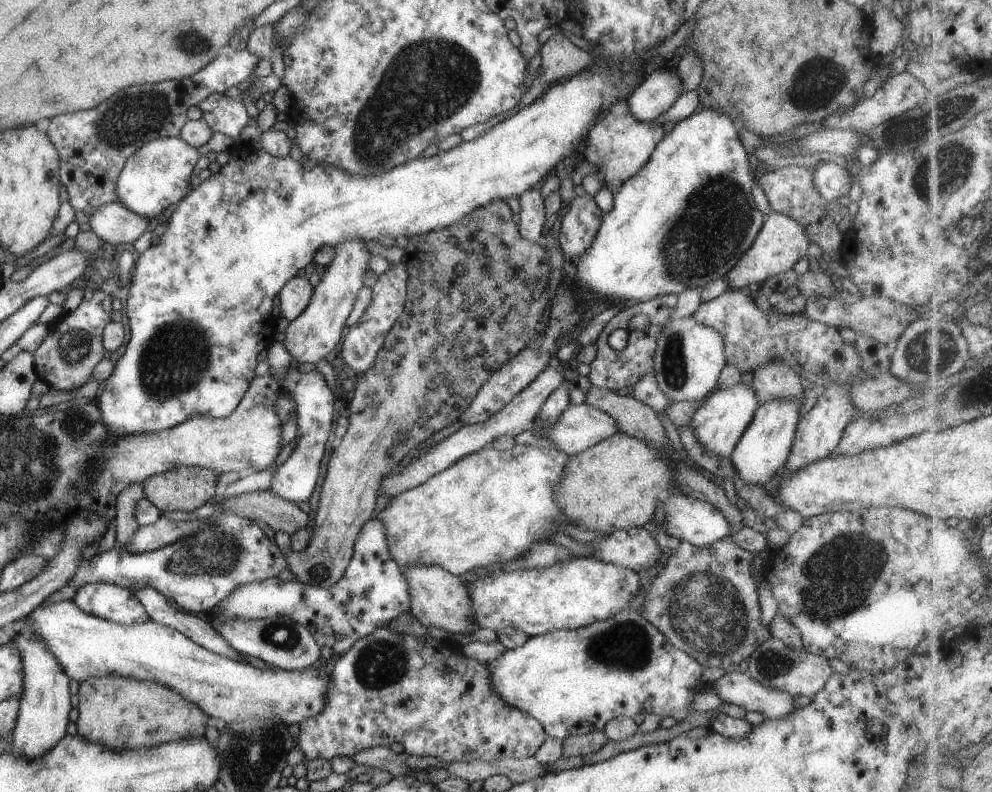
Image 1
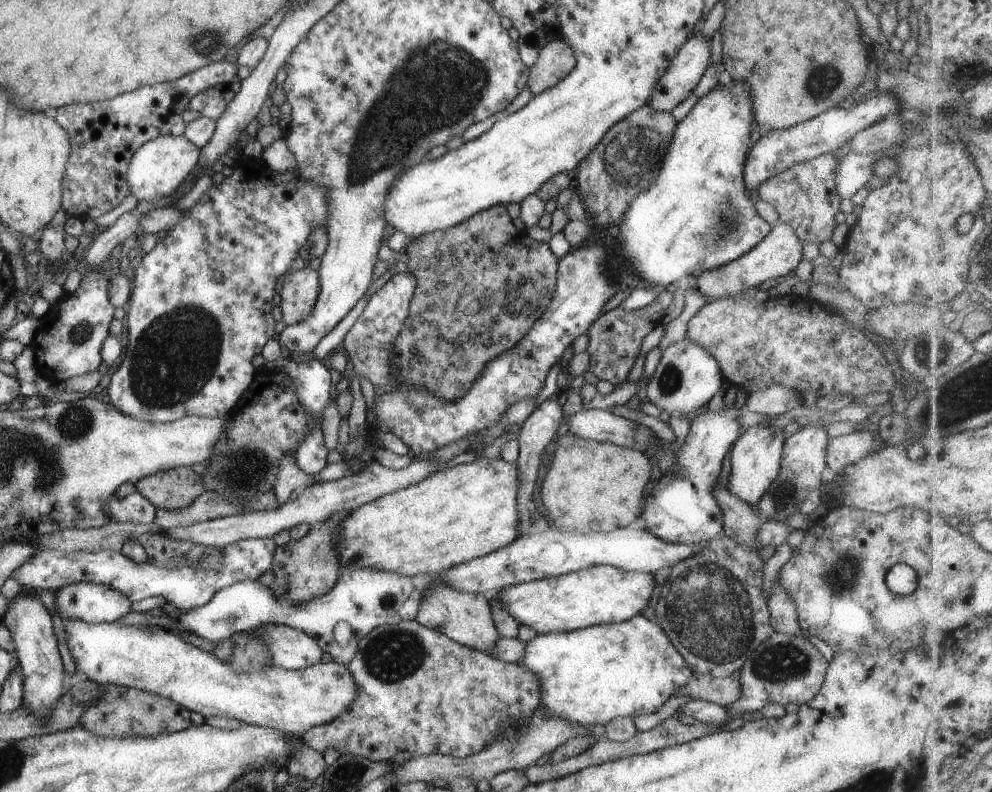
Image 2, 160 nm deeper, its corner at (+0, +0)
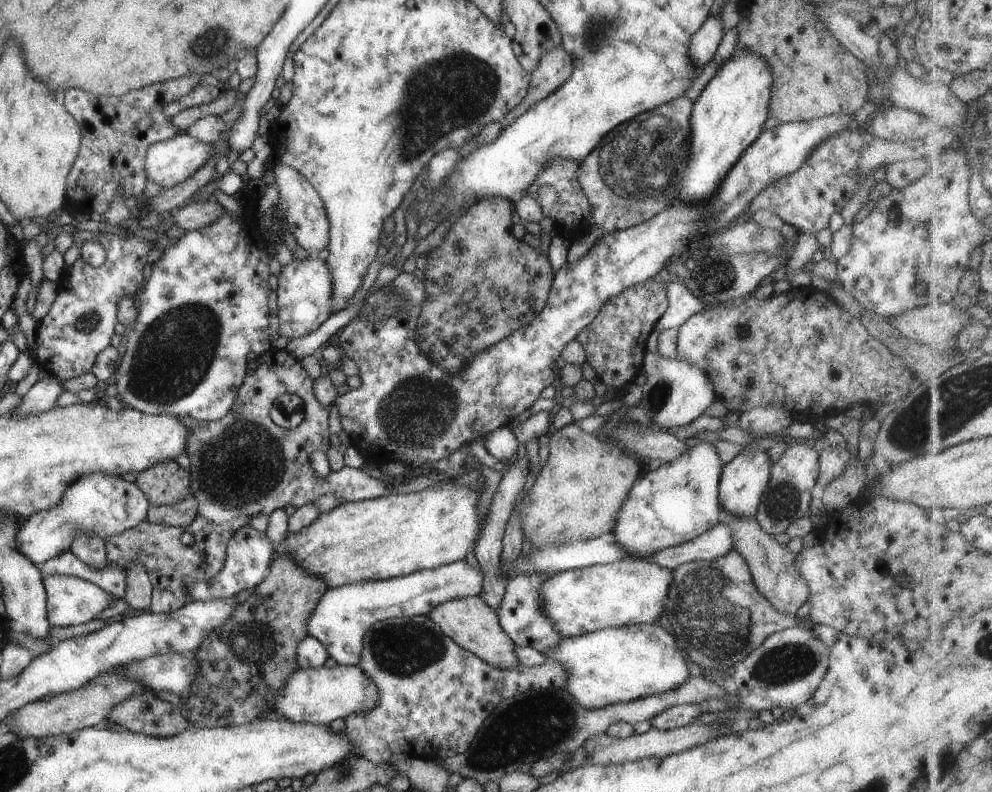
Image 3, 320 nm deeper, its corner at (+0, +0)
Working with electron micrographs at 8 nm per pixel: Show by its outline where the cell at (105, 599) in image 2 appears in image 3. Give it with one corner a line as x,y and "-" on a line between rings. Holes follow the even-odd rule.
50,574
42,576
42,583
46,592
45,608
49,626
73,626
95,619
97,613
111,605
112,595
102,588
80,578

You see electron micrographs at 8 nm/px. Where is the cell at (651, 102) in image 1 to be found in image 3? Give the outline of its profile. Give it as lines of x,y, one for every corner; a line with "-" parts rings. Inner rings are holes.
715,8
689,39
688,55
695,68
699,67
701,70
714,57
724,32
719,17
720,11

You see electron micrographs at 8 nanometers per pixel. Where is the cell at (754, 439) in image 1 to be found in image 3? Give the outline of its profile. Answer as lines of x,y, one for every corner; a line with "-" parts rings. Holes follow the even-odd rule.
744,448
728,463
722,464
718,484
718,503
720,510
739,517
753,517
759,504
759,497
764,493
769,480
771,462
767,460
766,451

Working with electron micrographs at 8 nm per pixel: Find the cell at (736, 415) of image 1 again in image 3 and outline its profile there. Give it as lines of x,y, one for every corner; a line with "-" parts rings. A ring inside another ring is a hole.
694,440
687,450
668,463
661,463
655,470
637,477
618,508
611,530
615,542
635,559
648,557
654,552
684,543
694,536
709,530
720,522
721,510
718,503
718,484
722,463
713,449
713,444

